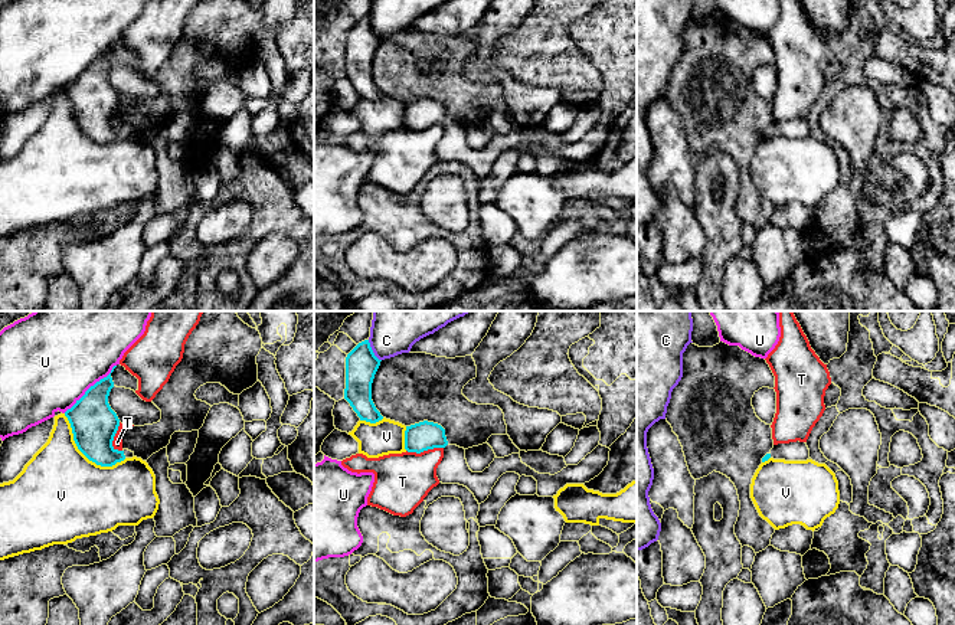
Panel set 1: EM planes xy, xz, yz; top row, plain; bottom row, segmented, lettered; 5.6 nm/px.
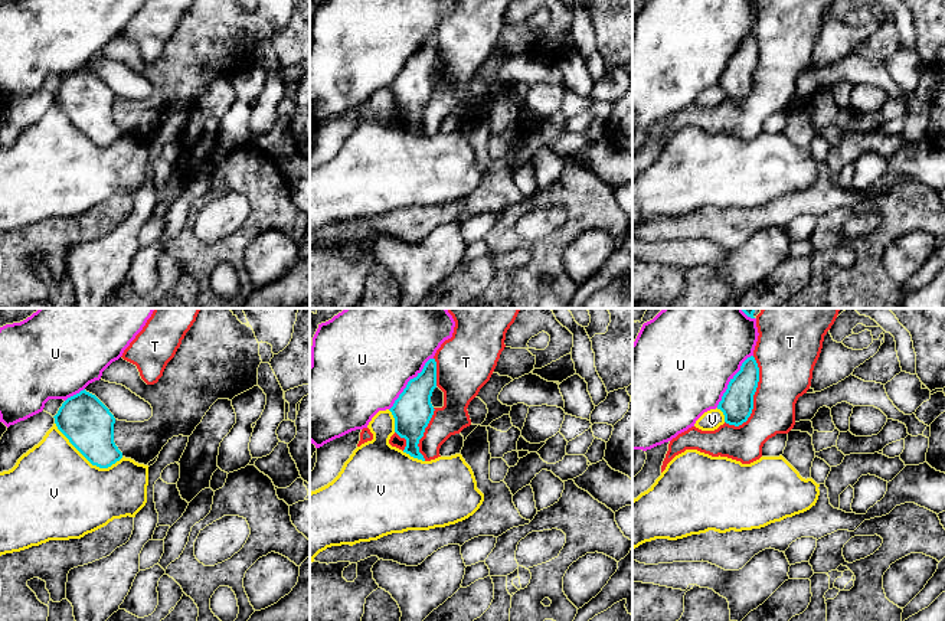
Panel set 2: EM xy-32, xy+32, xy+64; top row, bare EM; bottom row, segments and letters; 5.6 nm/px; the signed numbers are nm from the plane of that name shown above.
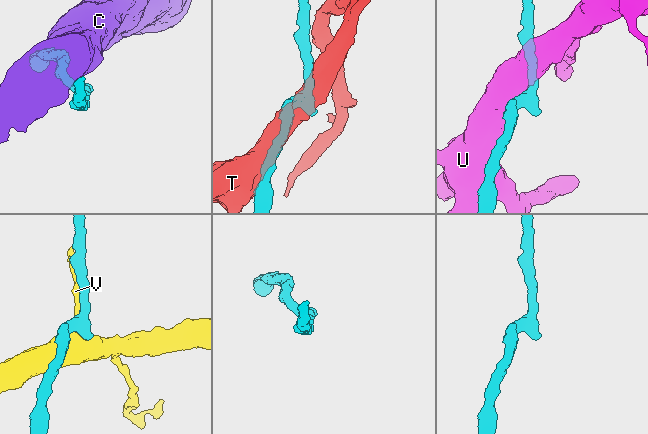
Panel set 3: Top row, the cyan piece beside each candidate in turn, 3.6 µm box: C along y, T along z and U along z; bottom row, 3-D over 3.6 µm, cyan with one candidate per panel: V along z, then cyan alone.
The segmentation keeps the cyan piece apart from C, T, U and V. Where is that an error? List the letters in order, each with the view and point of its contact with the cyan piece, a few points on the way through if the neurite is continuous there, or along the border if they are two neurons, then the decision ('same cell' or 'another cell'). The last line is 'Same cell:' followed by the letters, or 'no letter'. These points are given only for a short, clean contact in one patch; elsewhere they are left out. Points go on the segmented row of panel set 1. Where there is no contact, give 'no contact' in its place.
C: xz (372, 350) | another cell
T: xz (424, 450) | another cell
U: xy (90, 388) | another cell
V: xy (85, 455) | another cell
Same cell: no letter

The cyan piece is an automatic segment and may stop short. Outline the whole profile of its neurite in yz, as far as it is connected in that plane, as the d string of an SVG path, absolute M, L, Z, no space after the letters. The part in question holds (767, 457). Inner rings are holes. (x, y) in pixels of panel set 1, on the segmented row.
M789 442L789 444L778 444L774 445L769 454L762 458L762 462L774 459L785 459L785 461L807 461L810 458L810 449L805 442Z

